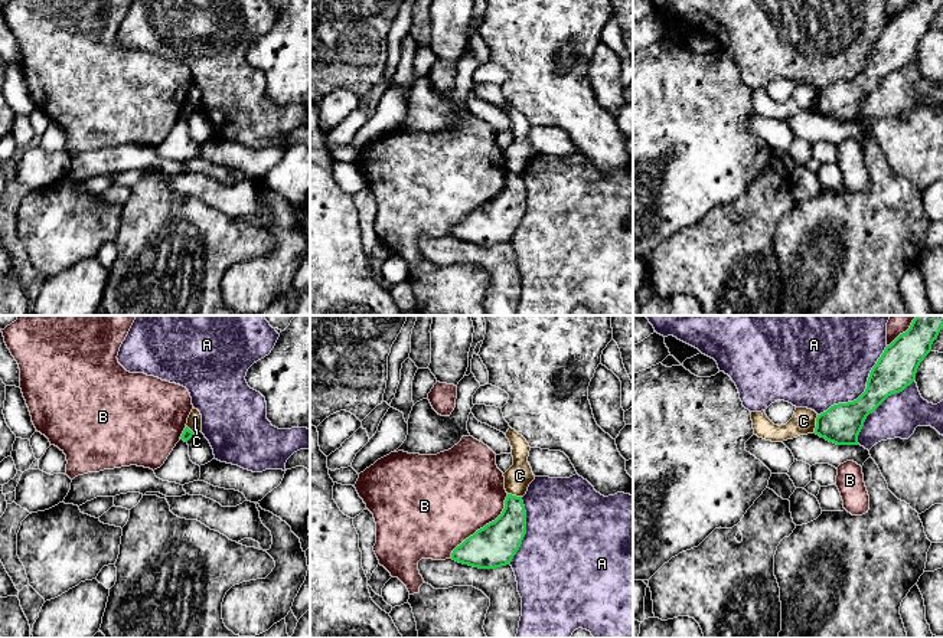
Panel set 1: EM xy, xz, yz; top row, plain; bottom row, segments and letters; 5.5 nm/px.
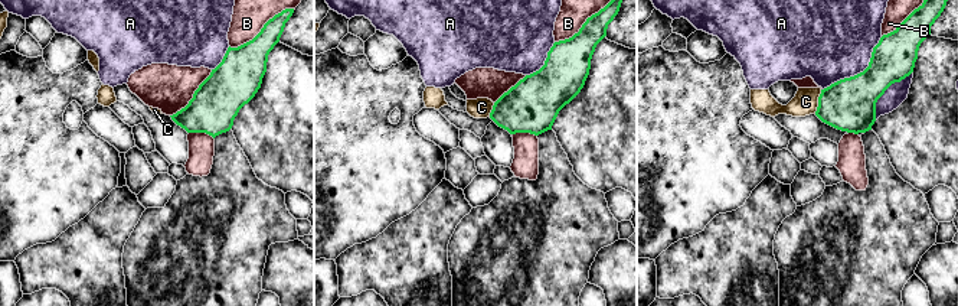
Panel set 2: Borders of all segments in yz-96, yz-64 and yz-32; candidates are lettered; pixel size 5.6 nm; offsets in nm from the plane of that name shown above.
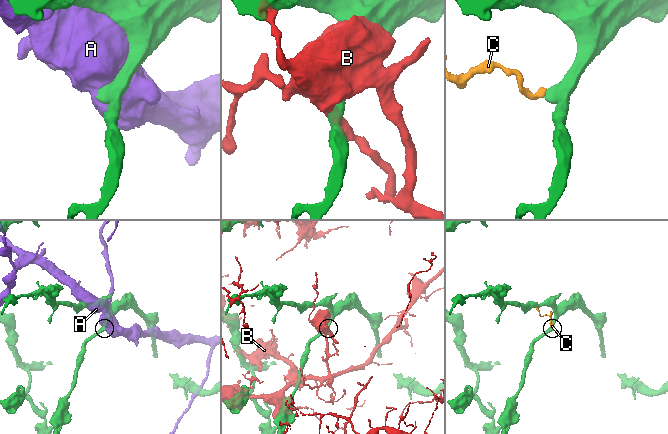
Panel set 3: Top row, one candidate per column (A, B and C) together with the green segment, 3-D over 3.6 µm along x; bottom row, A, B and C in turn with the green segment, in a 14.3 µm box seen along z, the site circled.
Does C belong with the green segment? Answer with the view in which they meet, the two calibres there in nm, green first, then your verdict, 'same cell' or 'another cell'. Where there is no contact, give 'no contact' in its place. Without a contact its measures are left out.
yz | 220/140 nm | another cell

